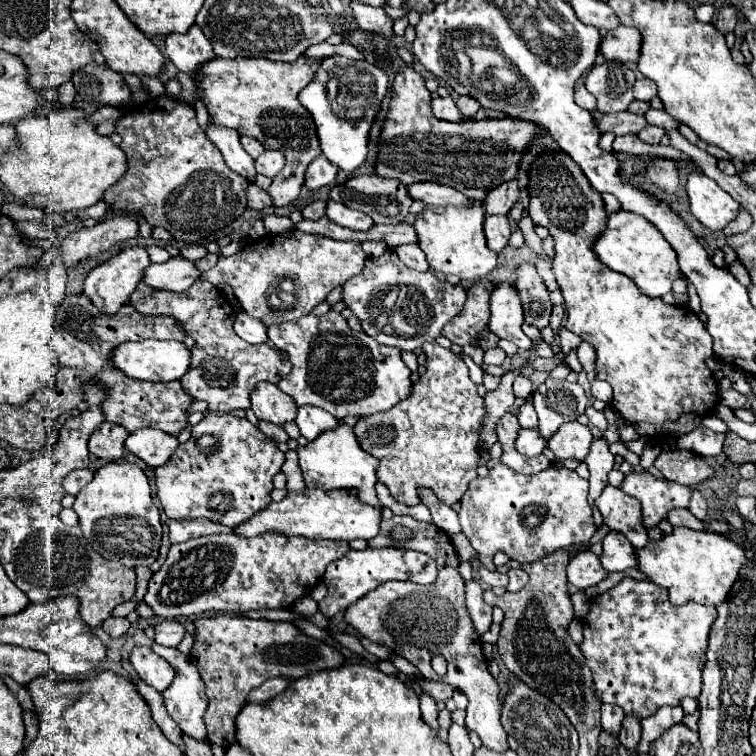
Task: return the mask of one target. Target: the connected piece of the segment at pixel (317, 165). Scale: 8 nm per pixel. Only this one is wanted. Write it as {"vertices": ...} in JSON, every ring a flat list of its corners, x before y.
{"vertices":[[319,155,317,159,313,159,305,171,305,187,315,191,321,187,327,187,335,181,337,175,337,165,331,165,331,161,327,161,323,155]]}

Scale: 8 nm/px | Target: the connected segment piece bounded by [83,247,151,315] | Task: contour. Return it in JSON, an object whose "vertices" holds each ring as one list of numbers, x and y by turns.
{"vertices":[[125,247,117,257,111,257,109,261,105,261,89,271,83,293,93,301,93,305,97,305,97,309,101,313,113,315,113,313,117,313,117,309,121,305,125,305,129,301,129,295,135,291,137,283,141,281,141,273,145,271,145,267,149,263,151,263,149,255,143,247]]}

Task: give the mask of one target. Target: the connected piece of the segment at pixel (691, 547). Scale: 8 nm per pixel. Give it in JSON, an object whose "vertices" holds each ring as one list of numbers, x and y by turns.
{"vertices":[[673,527,671,533,665,533,657,541,649,539,649,543,643,549,635,549,635,557,637,557,637,569,641,573,645,573,649,581,667,589,669,601,673,605,683,605,685,601,697,601,701,605,719,605,729,595,733,581,737,581,739,569,743,565,747,565,747,557,743,553,741,545,737,545,735,541,731,541,719,533,695,531,695,529,687,529,687,527]]}

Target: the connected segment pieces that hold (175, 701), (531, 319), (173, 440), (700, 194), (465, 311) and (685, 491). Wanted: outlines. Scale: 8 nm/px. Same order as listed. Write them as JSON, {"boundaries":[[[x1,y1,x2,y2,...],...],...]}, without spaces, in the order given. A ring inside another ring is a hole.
{"boundaries":[[[153,643,153,651,157,655,161,655,169,665,173,665,175,669,175,679,173,683,169,685,169,689,165,689,161,695,163,695,163,703,169,711,169,715,177,721,177,725,183,729,185,735,191,735,193,739,199,739,199,741,205,741,205,723,203,723,203,715,205,715,205,709,207,709,207,697,205,697,205,685,195,669,195,665,189,661,187,655,183,655,179,649,173,649,173,647,163,647,163,645,157,645]],[[523,263,517,269,517,281,515,287,519,291,519,297,523,301,523,311,525,311,525,323,543,329,549,325,551,317,551,301,549,301,549,291,541,283,541,277,537,269,529,263]],[[147,427,147,429,133,431,127,437,125,445,131,453,135,453,147,465,159,467,159,465,163,465,163,461,169,461,171,453,177,449,179,441,175,435]],[[691,171,687,177,691,213,709,229,717,231,731,223,739,213,739,203,705,173]],[[477,281,467,289,467,301,457,317,443,329,443,337,457,345,471,345,479,341,479,333,489,325,489,295,493,291,491,281]],[[647,471,627,473,621,483,621,489,641,501,641,517,647,529,655,527,661,519,665,519,669,509,689,507,691,499,689,487,667,479,657,479]]]}

